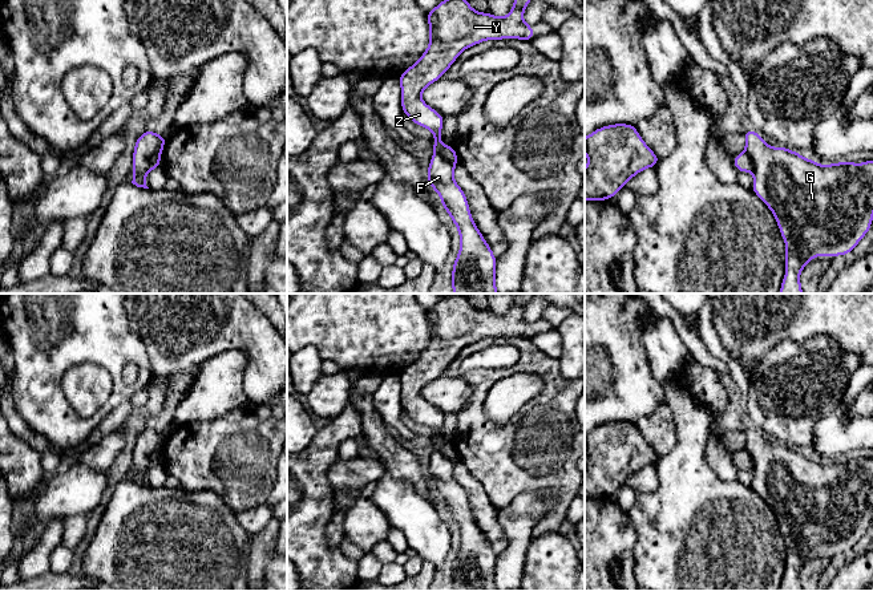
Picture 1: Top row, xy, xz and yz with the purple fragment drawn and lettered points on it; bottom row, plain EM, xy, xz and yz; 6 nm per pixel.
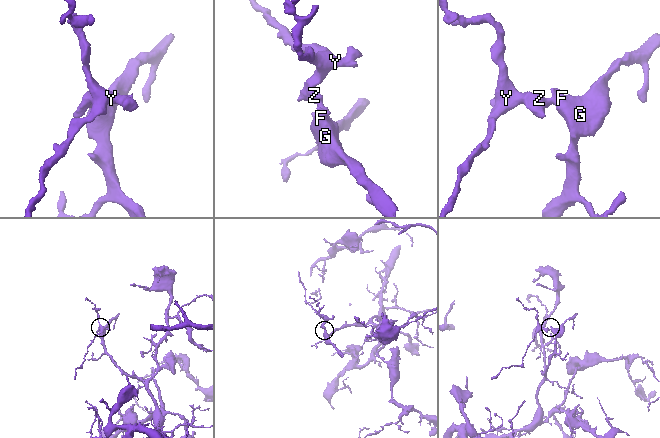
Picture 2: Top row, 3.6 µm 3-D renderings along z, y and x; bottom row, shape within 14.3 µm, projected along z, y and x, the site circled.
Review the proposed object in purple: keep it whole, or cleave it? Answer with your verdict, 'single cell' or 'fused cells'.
fused cells

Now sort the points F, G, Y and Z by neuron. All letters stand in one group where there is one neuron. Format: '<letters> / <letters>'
F G / Y Z

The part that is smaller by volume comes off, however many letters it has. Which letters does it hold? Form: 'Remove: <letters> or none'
Remove: Y, Z

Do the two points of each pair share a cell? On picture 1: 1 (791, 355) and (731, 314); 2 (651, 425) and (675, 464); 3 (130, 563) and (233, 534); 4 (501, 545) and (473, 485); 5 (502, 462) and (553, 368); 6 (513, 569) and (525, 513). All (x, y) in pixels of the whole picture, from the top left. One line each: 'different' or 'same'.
1: different
2: different
3: same
4: same
5: same
6: same

